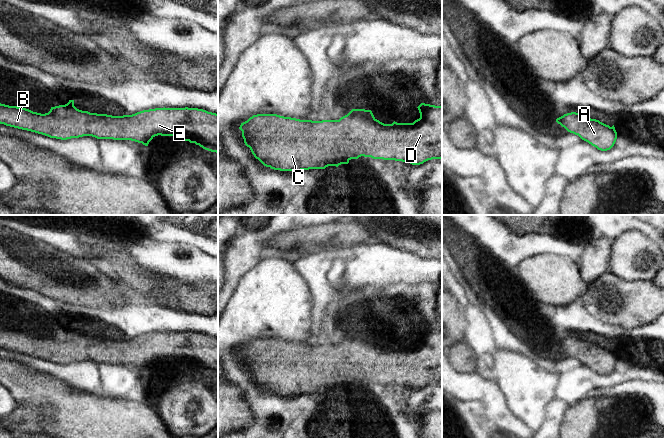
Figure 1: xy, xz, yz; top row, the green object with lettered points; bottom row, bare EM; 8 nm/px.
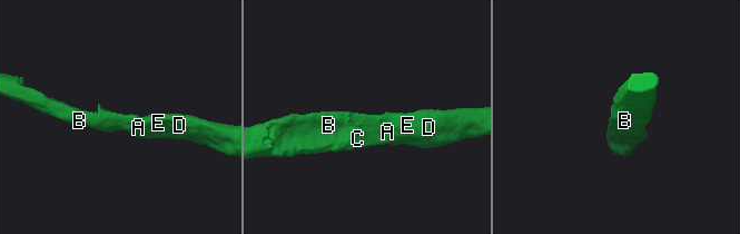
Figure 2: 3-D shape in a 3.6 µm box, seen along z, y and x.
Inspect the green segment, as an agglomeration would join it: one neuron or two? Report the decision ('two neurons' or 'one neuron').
one neuron

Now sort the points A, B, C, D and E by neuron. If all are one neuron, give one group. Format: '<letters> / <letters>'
A B C D E

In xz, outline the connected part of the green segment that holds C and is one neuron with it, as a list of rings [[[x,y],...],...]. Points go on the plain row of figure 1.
[[[421,327],[418,331],[420,342],[413,347],[384,348],[377,344],[371,334],[352,333],[339,344],[300,344],[277,338],[257,338],[241,347],[244,367],[252,378],[264,390],[280,395],[301,395],[325,393],[328,390],[338,391],[348,388],[351,383],[361,380],[373,383],[395,384],[420,389],[432,383],[442,383],[442,329],[435,330]]]

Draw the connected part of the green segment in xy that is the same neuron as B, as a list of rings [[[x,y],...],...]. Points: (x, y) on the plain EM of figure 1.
[[[69,324],[65,329],[51,331],[45,338],[0,327],[0,348],[61,364],[92,360],[97,363],[131,364],[145,370],[158,359],[177,360],[182,365],[189,365],[205,374],[218,377],[218,338],[198,332],[164,331],[143,334],[132,339],[112,340],[79,334],[74,330],[74,324]]]

